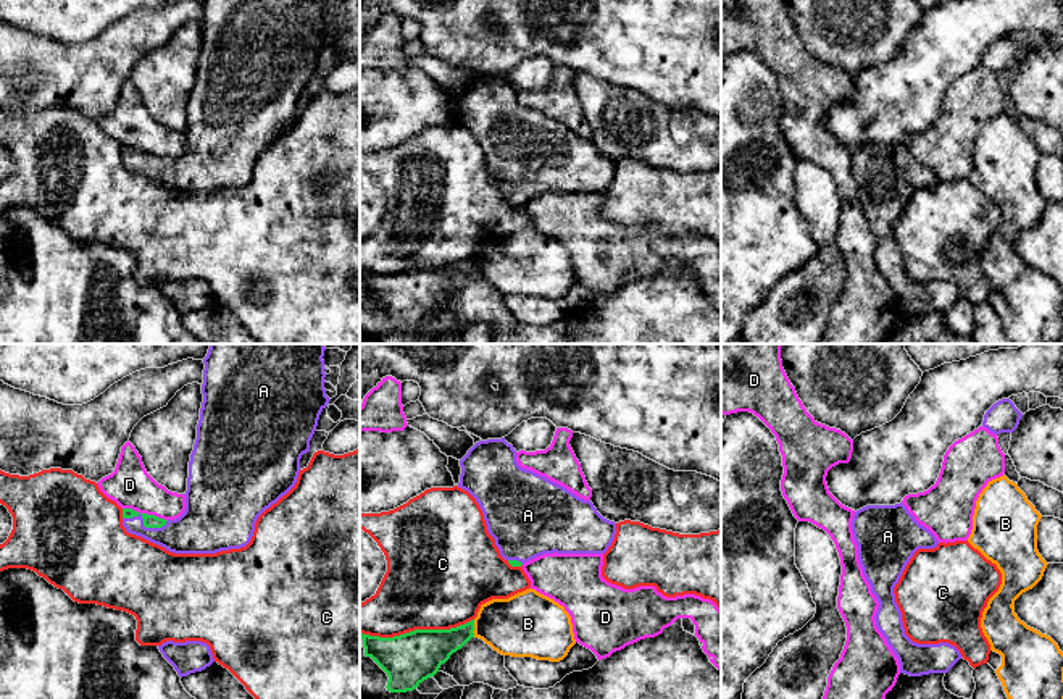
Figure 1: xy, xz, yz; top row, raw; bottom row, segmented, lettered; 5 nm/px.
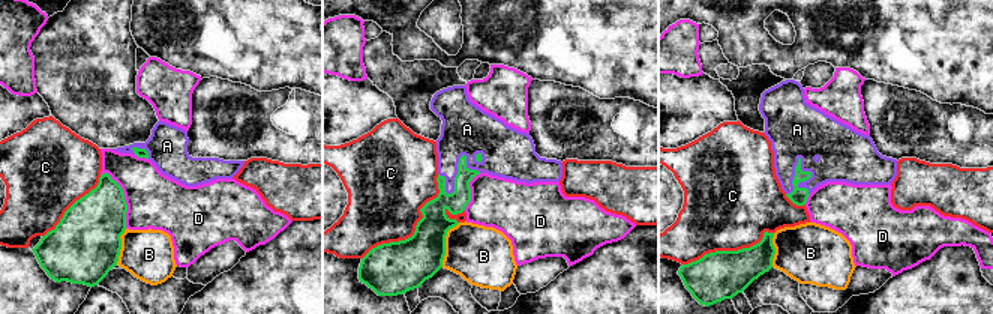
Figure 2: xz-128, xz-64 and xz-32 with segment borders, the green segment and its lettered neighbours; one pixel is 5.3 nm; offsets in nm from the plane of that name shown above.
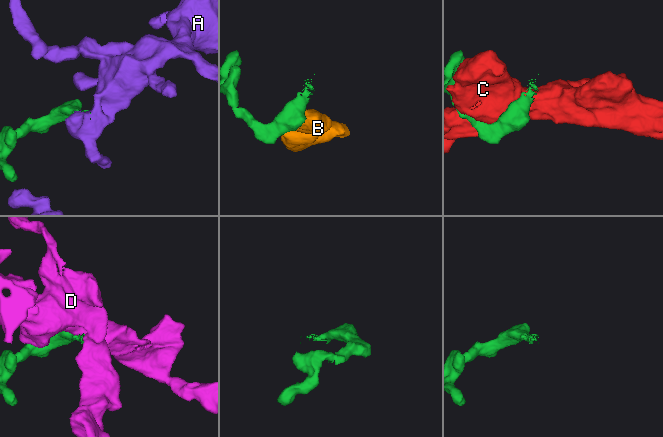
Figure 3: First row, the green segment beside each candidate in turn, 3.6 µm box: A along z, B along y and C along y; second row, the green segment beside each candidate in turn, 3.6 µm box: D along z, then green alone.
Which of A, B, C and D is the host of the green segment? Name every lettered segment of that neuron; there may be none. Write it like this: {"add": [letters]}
{"add": ["A"]}

